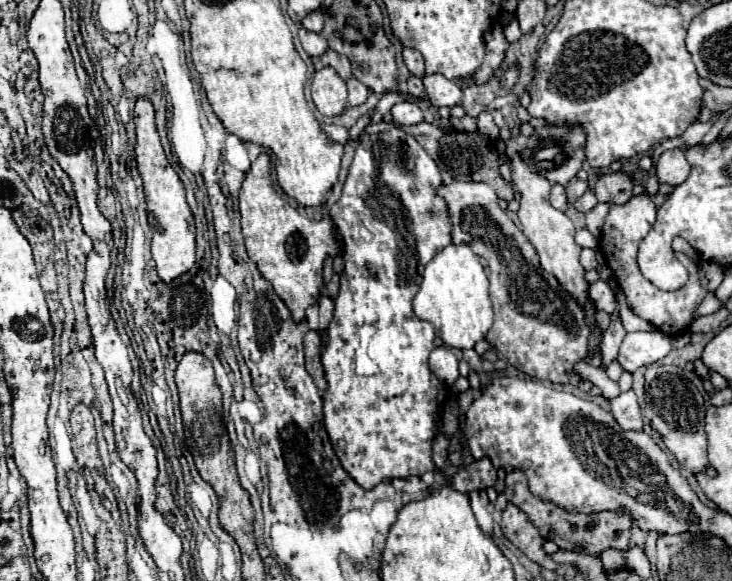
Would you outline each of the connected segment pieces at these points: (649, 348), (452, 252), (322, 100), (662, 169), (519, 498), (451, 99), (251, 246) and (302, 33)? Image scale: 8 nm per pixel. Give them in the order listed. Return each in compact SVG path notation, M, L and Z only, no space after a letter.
M637 331L627 333L621 349L619 349L619 363L625 371L635 371L643 365L661 361L671 351L669 337L659 331Z
M447 245L437 253L423 273L423 283L413 299L413 311L419 319L433 323L437 337L455 349L471 349L477 341L485 339L493 325L493 307L489 299L489 281L479 257L465 245Z
M323 67L313 77L313 103L321 115L337 117L347 107L347 85L333 71L333 67Z
M681 149L663 151L655 167L655 175L659 183L669 183L673 187L681 185L689 177L689 171L691 171L691 165Z
M521 469L507 473L507 479L505 479L505 497L507 497L507 501L511 501L513 505L517 505L521 511L525 511L529 515L529 519L535 523L535 527L539 529L543 539L555 541L561 549L575 551L575 553L599 555L607 547L615 547L615 549L623 551L629 545L633 519L629 519L629 515L625 515L625 511L599 511L599 513L589 513L589 515L565 511L563 507L557 507L555 503L537 499L529 491L525 473Z
M425 75L423 85L427 89L427 97L431 105L435 107L451 107L461 101L463 95L461 87L455 81L445 79L443 75Z
M261 153L251 165L251 171L245 175L245 181L239 191L241 207L241 225L247 245L249 259L257 265L259 273L269 281L275 293L283 299L295 323L305 321L305 311L311 305L317 305L323 289L323 261L331 255L341 255L341 235L333 229L329 217L323 221L311 221L305 215L297 213L275 189L271 183L271 163L269 155Z
M299 29L299 39L301 39L301 45L303 49L311 55L311 57L321 57L325 51L327 51L327 43L325 43L325 37L319 35L319 33L313 33L313 31L307 31L307 29Z

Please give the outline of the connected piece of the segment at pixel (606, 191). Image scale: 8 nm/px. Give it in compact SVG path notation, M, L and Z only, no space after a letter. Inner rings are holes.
M623 171L601 175L595 185L597 199L605 203L625 203L631 197L631 191L633 191L633 179Z

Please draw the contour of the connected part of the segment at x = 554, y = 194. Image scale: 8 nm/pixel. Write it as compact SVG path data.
M553 185L551 189L551 205L559 211L565 211L567 209L567 197L565 197L565 187L563 185Z

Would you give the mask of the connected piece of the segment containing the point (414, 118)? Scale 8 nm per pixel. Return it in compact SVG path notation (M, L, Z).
M411 99L401 101L401 103L395 103L393 109L391 109L391 115L393 115L393 121L397 125L417 125L417 123L423 121L421 109Z

